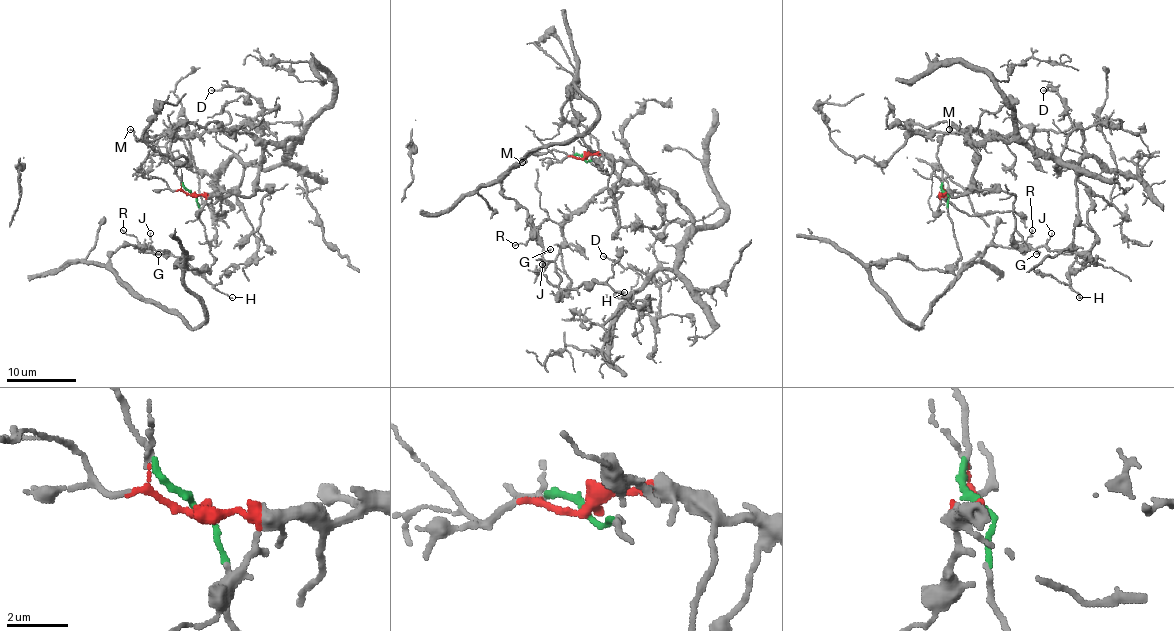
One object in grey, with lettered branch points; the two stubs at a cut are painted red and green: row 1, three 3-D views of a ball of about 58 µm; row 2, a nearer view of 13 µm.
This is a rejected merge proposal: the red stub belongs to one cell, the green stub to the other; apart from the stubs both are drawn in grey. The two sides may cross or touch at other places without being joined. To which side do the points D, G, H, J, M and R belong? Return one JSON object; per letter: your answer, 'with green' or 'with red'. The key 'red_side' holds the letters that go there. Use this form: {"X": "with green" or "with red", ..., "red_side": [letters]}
{"D": "with red", "G": "with green", "H": "with green", "J": "with green", "M": "with green", "R": "with green", "red_side": ["D"]}

